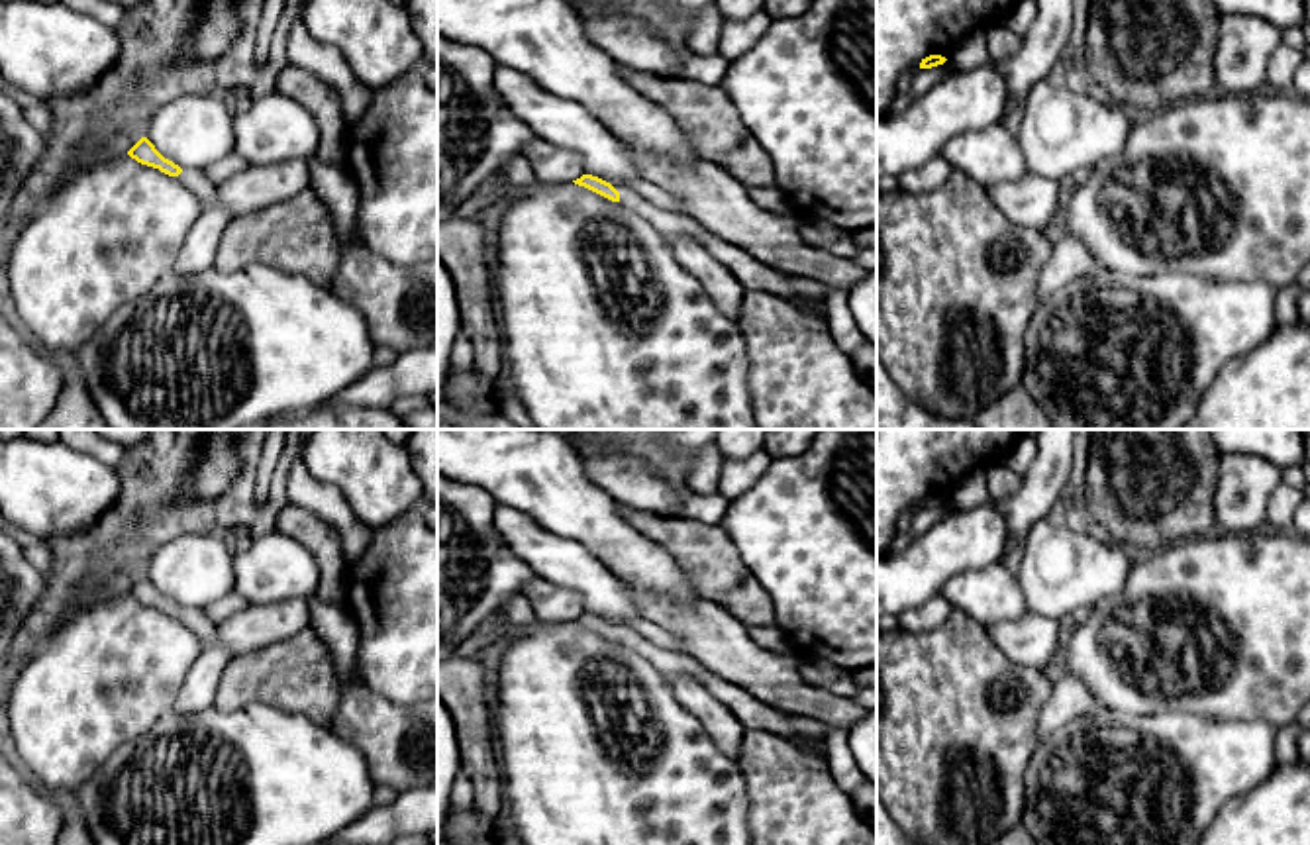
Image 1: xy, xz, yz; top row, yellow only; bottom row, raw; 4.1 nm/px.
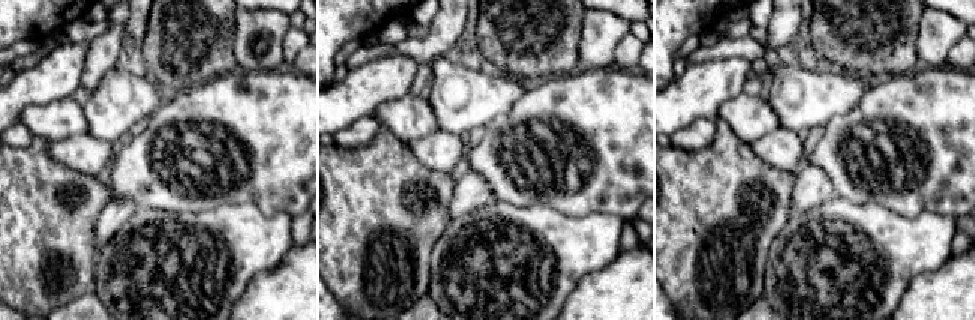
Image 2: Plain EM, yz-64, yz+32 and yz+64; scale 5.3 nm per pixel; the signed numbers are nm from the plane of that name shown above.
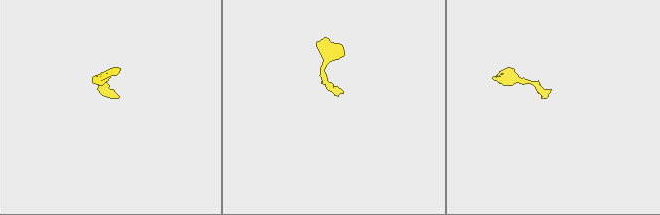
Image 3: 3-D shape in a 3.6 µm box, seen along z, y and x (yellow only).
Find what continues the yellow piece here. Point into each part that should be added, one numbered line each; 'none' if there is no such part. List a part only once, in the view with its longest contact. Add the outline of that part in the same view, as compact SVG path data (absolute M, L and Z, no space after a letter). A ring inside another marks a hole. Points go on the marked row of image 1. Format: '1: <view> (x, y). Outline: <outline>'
1: xz (808, 295). Outline: M622 190L620 202L645 218L667 239L673 235L694 237L710 251L714 259L724 263L733 273L733 276L743 284L745 290L759 290L781 296L804 312L824 308L830 286L814 278L779 273L759 263L755 257L735 247L733 243L706 231L700 224L686 218L684 214L655 206L637 190Z

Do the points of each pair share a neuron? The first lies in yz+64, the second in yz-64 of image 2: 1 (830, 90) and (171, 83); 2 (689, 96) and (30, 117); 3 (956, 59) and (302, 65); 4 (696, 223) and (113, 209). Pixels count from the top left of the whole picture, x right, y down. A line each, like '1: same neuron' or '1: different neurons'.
1: different neurons
2: different neurons
3: different neurons
4: different neurons

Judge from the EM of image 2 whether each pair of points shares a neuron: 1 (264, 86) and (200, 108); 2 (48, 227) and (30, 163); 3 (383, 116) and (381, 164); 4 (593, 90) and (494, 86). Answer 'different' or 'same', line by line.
1: same
2: same
3: different
4: different

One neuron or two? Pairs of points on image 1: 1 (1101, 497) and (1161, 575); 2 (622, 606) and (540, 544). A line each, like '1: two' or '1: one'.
1: two
2: one

